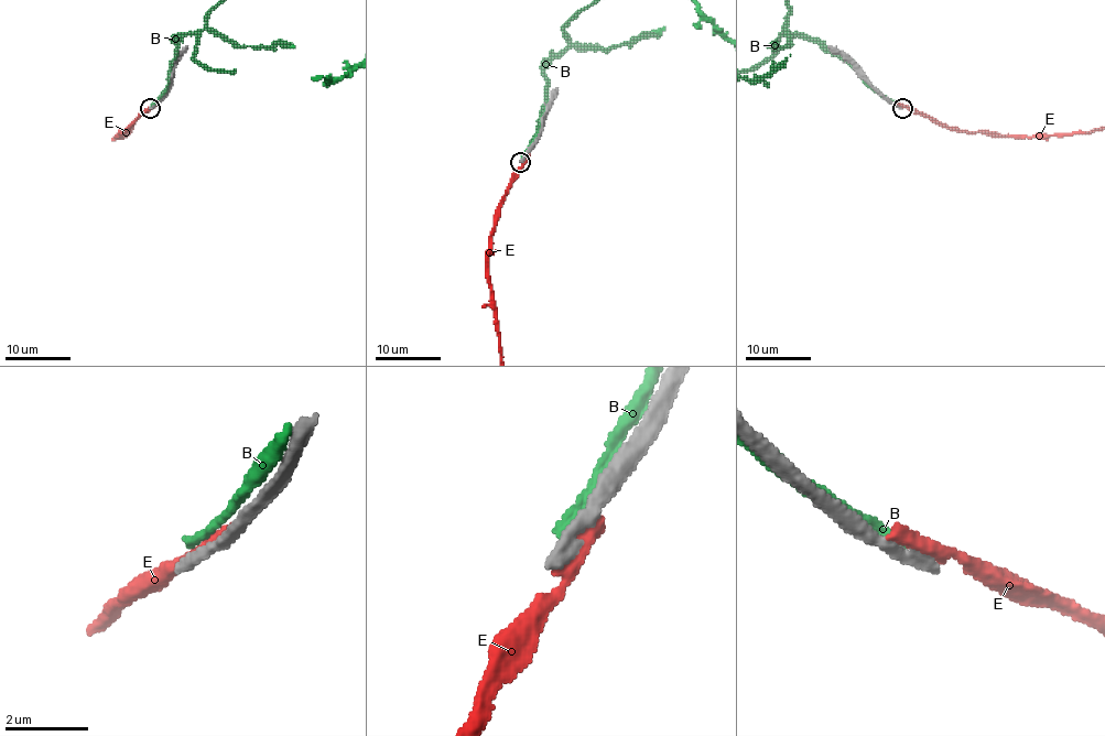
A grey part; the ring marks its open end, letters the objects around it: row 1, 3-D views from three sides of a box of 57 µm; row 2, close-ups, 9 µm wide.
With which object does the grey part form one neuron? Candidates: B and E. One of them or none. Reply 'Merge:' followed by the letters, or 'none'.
Merge: none

